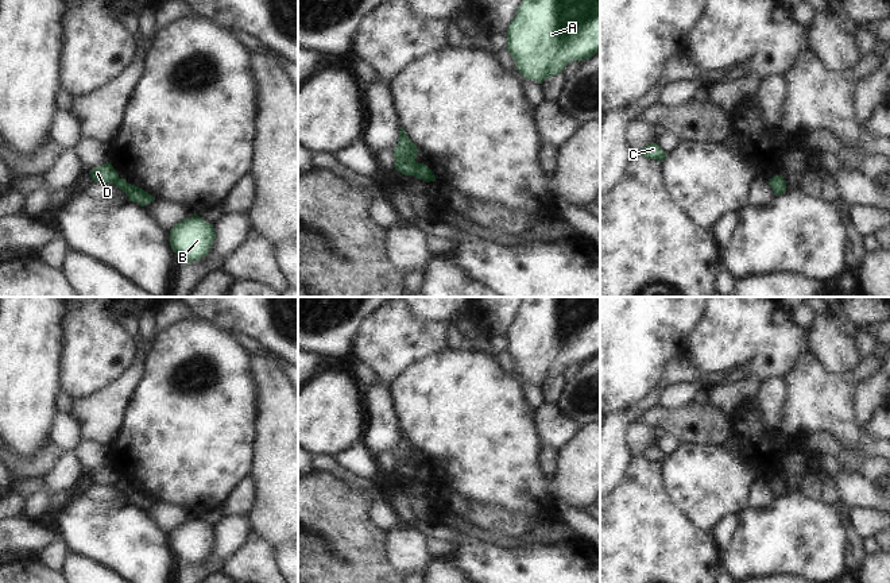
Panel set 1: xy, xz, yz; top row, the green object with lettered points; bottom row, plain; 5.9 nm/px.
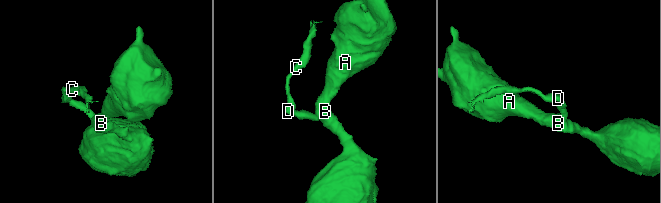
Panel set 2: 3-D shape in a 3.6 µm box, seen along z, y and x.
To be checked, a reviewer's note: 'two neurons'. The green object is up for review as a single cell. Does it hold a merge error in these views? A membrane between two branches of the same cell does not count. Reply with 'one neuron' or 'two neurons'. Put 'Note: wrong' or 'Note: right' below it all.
two neurons
Note: right

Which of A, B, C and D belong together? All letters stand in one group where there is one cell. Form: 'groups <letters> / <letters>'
groups A B / C D

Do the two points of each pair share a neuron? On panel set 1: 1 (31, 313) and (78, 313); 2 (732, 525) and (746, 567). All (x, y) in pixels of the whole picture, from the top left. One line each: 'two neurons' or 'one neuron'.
1: two neurons
2: two neurons

